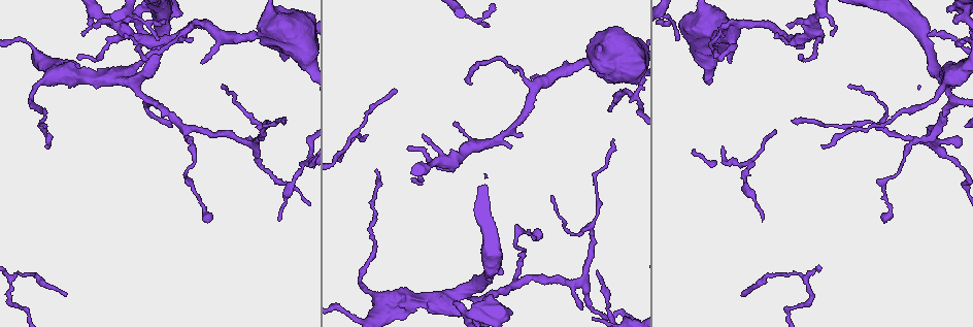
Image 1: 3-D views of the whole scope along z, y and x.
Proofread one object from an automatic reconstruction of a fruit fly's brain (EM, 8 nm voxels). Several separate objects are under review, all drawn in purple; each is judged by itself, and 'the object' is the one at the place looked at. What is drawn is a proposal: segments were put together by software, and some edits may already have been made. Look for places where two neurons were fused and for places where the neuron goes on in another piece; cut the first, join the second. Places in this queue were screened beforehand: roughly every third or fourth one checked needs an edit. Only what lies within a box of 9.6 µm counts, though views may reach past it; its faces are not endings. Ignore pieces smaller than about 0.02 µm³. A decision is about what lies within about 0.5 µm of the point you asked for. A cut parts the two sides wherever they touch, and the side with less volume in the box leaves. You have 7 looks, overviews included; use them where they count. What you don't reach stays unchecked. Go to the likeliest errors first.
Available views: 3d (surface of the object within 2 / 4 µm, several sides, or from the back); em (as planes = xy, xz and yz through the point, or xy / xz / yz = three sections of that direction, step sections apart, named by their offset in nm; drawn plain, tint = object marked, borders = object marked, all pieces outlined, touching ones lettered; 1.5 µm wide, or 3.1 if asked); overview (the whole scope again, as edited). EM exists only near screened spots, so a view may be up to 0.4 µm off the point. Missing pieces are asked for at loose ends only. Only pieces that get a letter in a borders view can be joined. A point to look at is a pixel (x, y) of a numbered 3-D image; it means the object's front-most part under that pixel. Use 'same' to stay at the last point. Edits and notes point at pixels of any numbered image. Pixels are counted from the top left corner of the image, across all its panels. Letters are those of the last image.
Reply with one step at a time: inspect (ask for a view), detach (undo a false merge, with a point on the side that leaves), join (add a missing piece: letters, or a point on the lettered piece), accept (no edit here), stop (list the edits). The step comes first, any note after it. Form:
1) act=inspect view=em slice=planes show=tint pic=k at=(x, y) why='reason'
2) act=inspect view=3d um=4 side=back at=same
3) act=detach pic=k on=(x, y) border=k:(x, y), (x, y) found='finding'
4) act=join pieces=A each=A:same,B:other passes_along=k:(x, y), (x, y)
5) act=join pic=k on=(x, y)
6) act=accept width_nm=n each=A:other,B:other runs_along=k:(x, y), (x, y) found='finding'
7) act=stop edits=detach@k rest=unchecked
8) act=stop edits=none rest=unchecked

act=inspect view=3d um=2 pic=1 at=(730, 61)

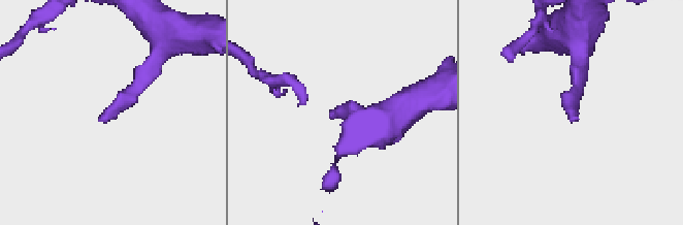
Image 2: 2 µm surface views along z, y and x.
act=inspect view=em slice=planes show=borders pic=2 at=(336, 115)

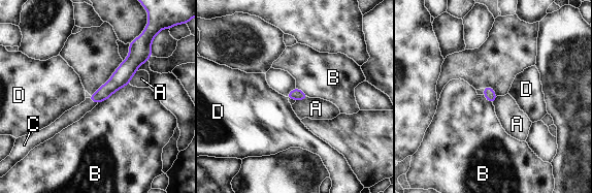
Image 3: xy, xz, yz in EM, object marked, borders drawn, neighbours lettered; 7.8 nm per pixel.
act=join pieces=C width_nm=90 each=A:other,B:other,C:same,D:other passes_along=3:(118, 81), (93, 101), (75, 114) found='it goes on there'

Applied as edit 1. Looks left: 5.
act=inspect view=overview why='redraw'

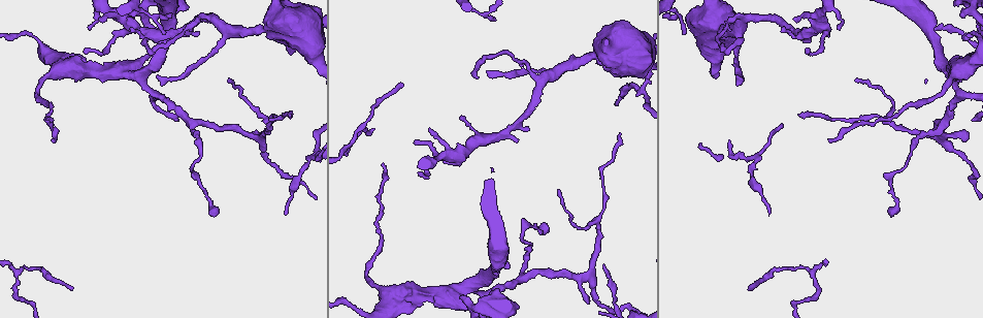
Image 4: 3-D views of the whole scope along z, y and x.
act=inspect view=em slice=planes show=borders pic=4 at=(162, 32) why='thin end'

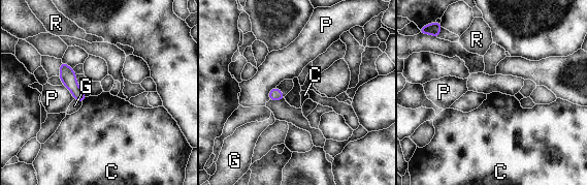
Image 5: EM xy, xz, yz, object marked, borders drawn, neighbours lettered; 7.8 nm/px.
act=accept longest_contact=P:150nm each=C:other,G:other,P:other,R:other border=5:(63, 84), (74, 98) found='no lettered piece goes on from it'

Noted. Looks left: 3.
act=inspect view=3d um=4 pic=4 at=(228, 78) why='thin end'

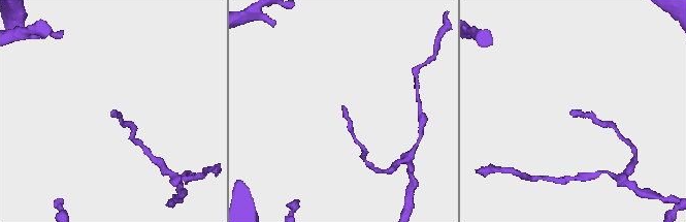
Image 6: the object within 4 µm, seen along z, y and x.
act=inspect view=em slice=xz step=8 show=tint pic=6 at=(342, 108)

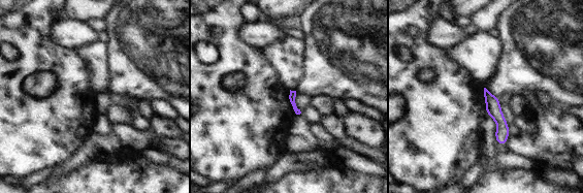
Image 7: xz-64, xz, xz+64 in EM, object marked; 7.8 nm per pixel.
act=inspect view=em slice=planes show=borders at=same why='cut it another way'

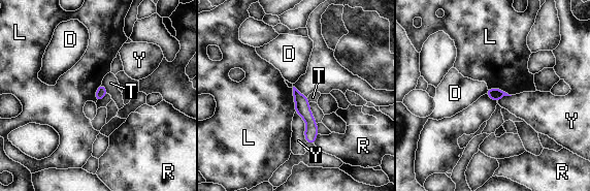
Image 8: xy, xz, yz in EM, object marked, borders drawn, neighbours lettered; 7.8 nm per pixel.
act=accept each=D:other,L:other,R:other,T:other,Y:other runs_along=8:(295, 92), (310, 122), (312, 140) found='none of them fits'

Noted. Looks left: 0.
act=stop edits=join@3 rest=unchecked

